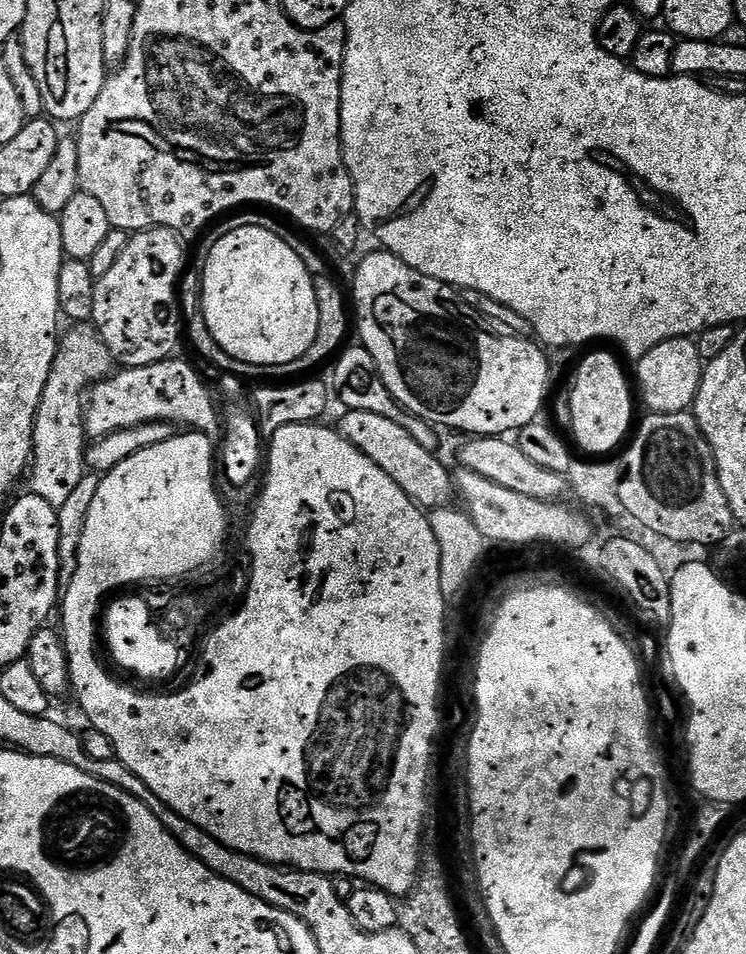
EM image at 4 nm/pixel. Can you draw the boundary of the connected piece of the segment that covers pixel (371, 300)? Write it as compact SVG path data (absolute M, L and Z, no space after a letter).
M375 250L356 268L356 281L353 282L353 292L350 292L351 299L354 301L354 324L360 327L359 343L363 348L370 352L374 363L381 375L382 382L390 396L396 400L401 408L416 415L418 418L427 420L433 426L444 428L457 428L460 432L468 432L469 437L478 436L502 436L519 433L521 428L533 423L540 412L540 407L544 404L544 399L548 396L548 360L544 357L545 349L541 347L535 339L525 338L513 334L503 334L499 336L496 332L488 329L488 324L479 311L466 302L460 300L460 293L457 289L451 288L446 282L438 282L438 278L430 278L402 262L393 252Z

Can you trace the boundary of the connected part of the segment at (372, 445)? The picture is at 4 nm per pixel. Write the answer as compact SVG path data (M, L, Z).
M352 410L345 411L343 415L338 423L338 431L354 447L362 450L362 454L366 454L374 466L386 470L386 474L390 474L390 478L402 486L402 490L415 504L425 510L433 510L447 505L451 496L453 499L454 476L451 471L448 473L439 455L427 453L406 430L389 418L382 418L381 414L371 413L370 410Z

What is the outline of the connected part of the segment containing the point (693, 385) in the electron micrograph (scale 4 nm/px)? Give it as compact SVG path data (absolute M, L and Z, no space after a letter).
M679 336L662 342L658 346L654 346L654 350L650 350L650 354L635 361L634 384L638 389L639 399L640 396L644 399L649 413L687 412L695 405L705 367L706 362L698 354L695 339Z

